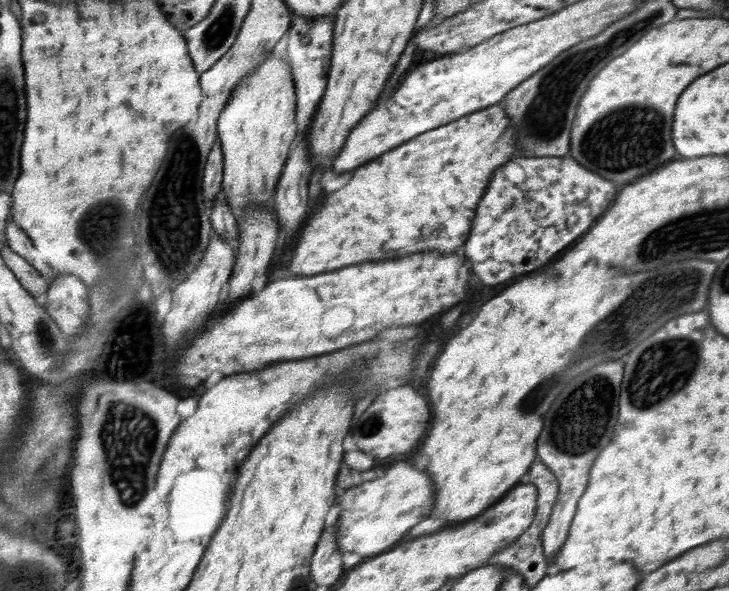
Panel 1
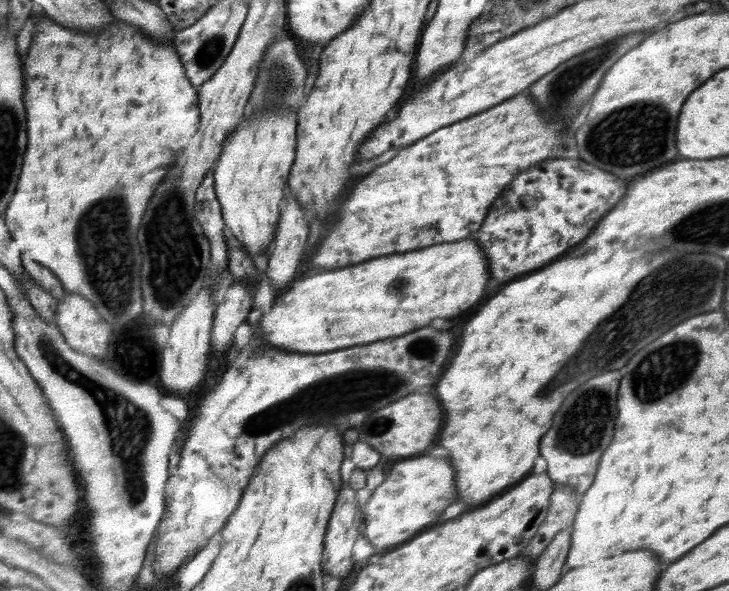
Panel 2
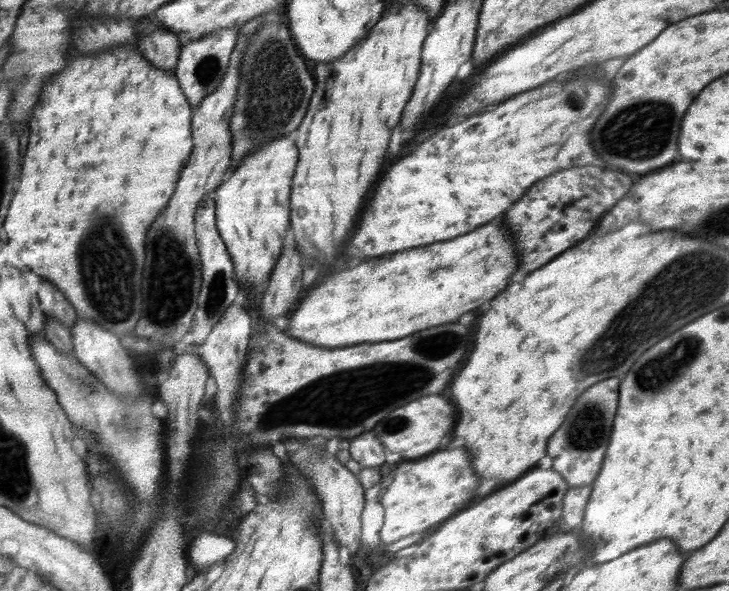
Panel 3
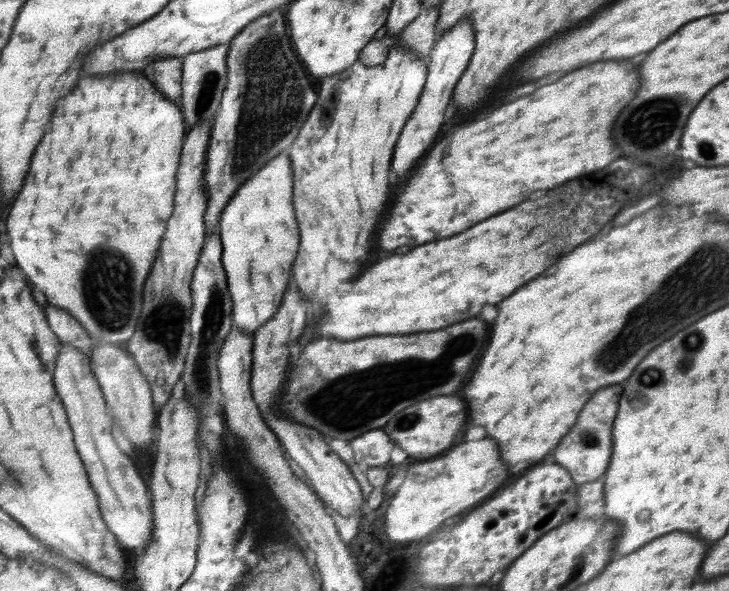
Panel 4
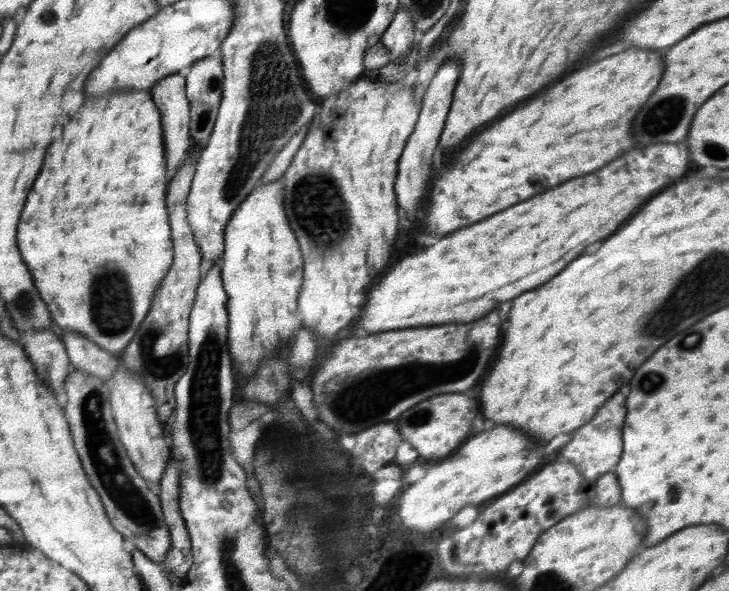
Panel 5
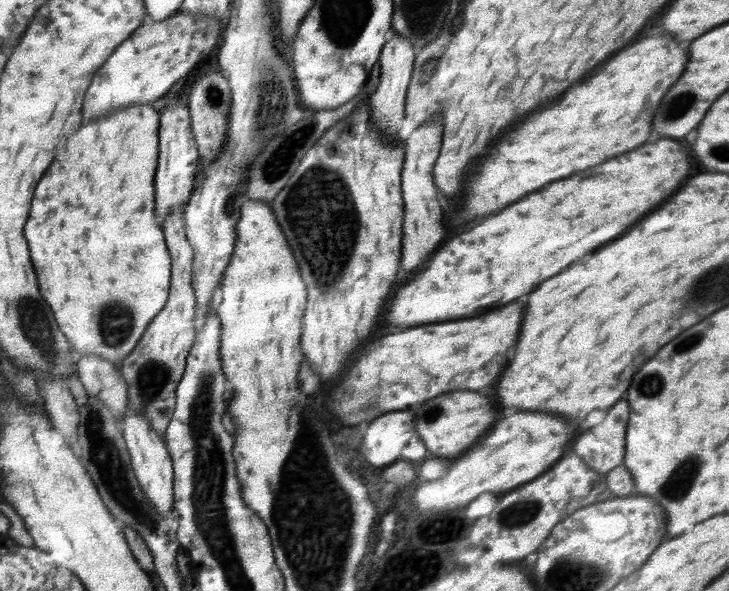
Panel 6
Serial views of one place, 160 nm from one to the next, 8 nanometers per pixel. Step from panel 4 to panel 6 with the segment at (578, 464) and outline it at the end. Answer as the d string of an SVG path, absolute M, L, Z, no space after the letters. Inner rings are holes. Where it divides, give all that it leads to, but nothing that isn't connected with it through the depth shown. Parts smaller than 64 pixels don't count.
M623 396L608 409L602 422L588 429L576 440L572 454L578 455L596 472L607 473L622 465L629 416L629 402Z

